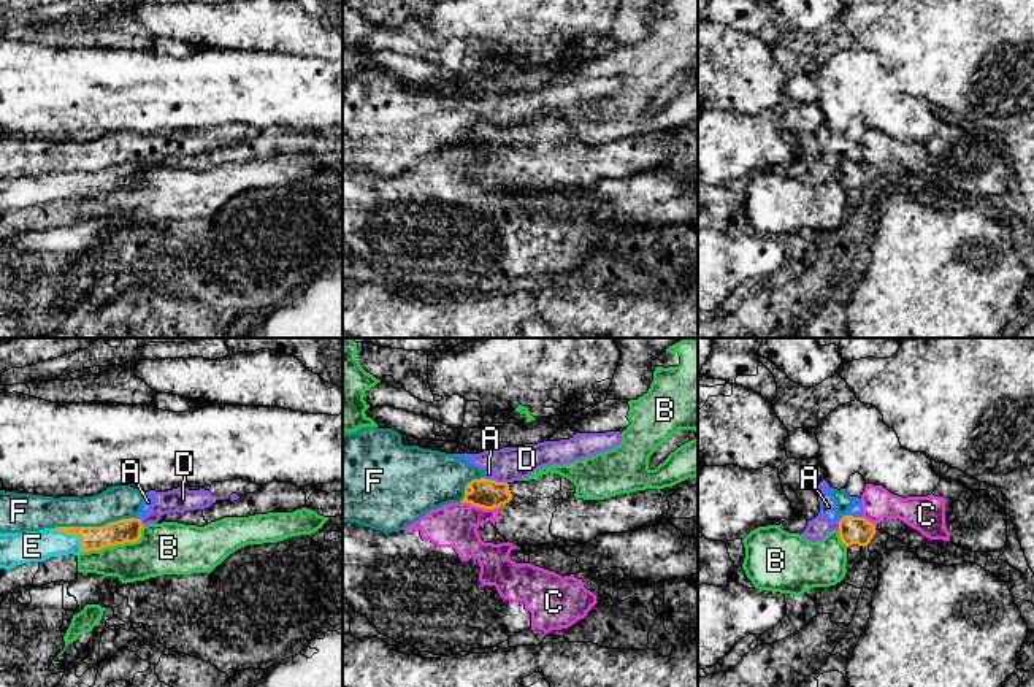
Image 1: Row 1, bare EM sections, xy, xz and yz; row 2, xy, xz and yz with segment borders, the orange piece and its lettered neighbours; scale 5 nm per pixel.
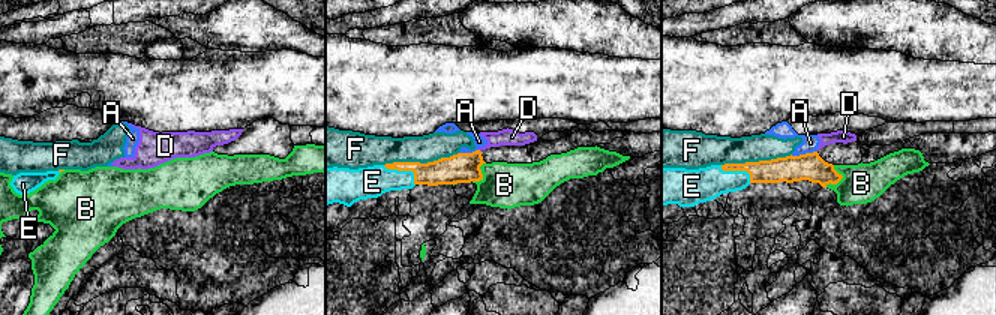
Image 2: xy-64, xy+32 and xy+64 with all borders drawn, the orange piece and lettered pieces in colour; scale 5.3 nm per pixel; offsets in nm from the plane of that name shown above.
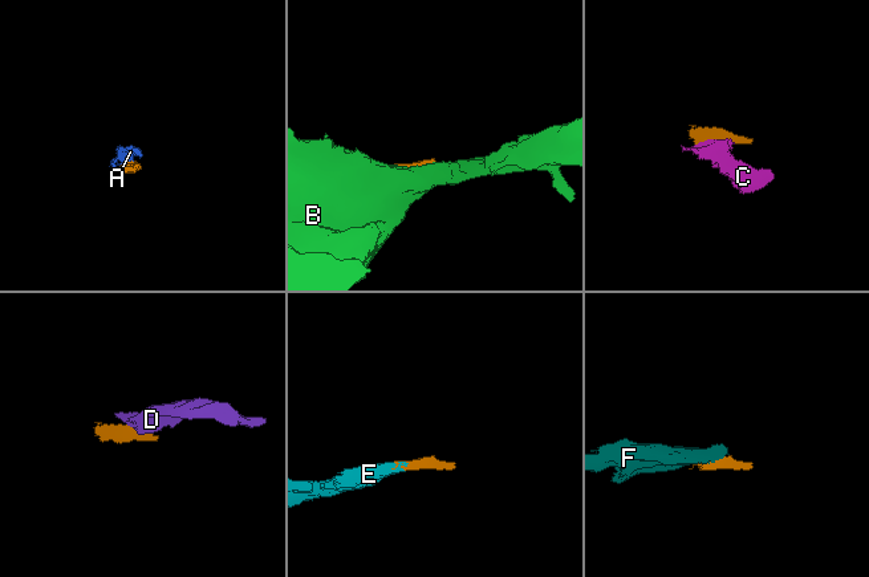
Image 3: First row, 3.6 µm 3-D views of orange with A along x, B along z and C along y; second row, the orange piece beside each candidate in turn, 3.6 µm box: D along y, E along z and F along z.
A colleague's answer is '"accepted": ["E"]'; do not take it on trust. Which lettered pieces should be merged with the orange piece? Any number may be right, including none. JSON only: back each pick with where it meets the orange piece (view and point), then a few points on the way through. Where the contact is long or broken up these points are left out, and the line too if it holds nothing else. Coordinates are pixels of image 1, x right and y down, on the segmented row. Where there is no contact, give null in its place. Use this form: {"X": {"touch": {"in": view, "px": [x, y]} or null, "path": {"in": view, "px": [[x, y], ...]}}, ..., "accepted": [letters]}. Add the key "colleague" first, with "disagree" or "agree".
{"colleague": "agree", "E": {"touch": {"in": "xy", "px": [72, 533]}, "path": {"in": "xy", "px": [[92, 538], [81, 538], [72, 533], [61, 541], [32, 546]]}}, "accepted": ["E"]}

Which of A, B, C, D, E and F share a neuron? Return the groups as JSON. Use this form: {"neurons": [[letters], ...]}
{"neurons": [["A", "D", "F"], ["B"], ["C"], ["E"]]}

